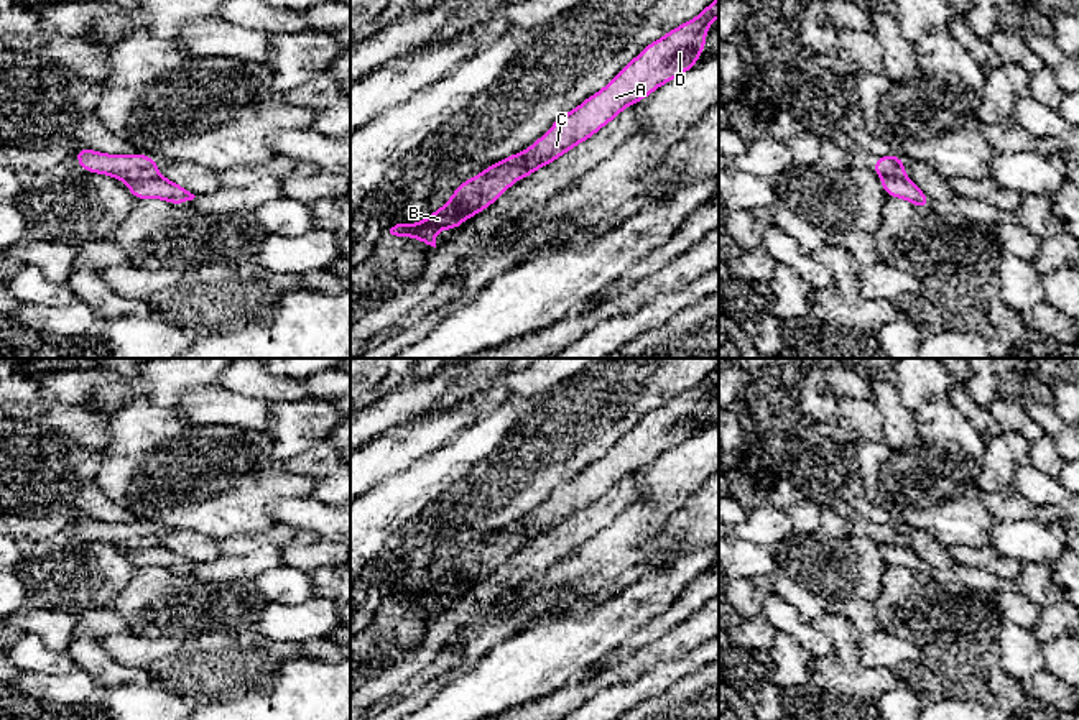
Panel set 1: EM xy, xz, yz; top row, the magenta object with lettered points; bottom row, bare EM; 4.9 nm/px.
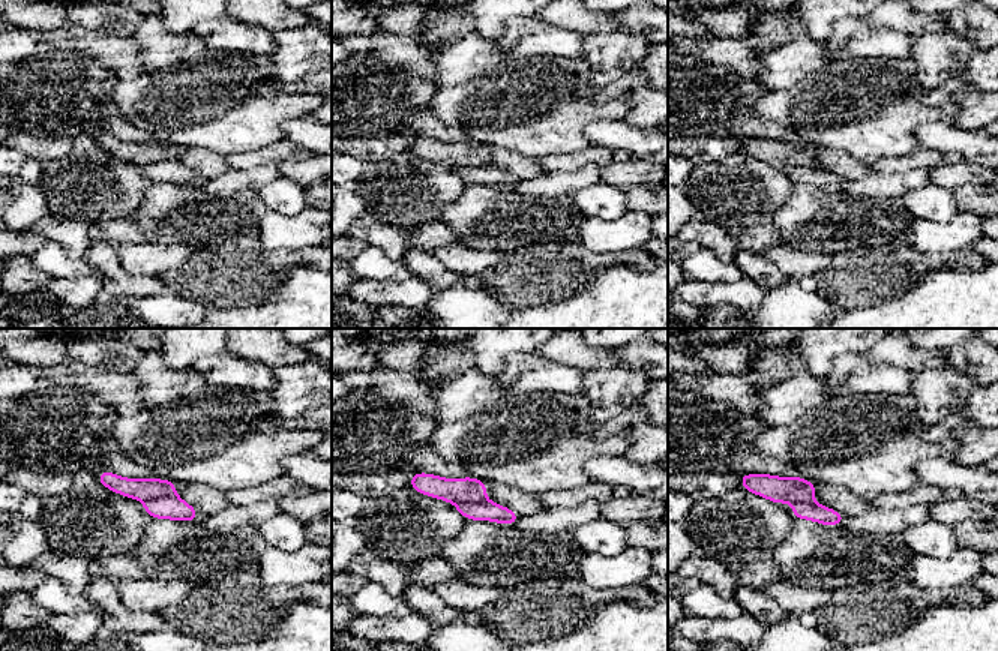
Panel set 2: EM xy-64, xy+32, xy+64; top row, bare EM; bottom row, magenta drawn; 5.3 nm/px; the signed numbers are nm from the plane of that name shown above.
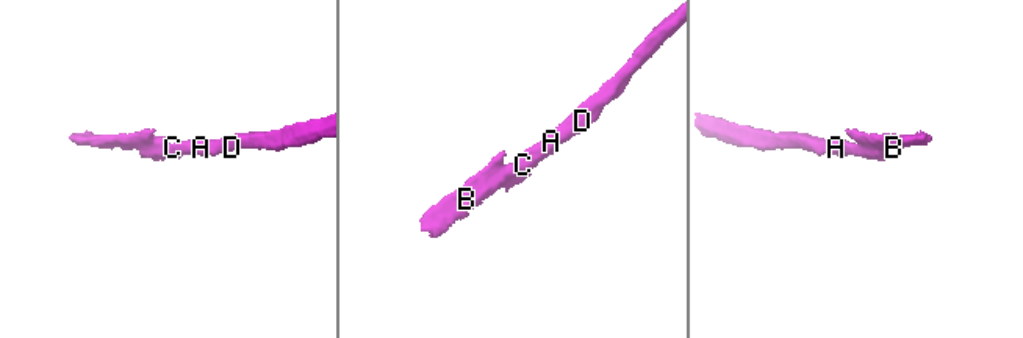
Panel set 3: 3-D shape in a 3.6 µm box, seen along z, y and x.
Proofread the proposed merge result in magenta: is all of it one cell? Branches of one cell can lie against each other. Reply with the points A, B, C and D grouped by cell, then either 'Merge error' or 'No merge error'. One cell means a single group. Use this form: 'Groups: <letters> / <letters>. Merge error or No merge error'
Groups: A C D / B. Merge error

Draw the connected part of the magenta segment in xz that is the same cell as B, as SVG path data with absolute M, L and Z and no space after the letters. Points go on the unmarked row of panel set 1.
M525 519L508 524L459 552L446 574L434 579L423 590L396 592L390 597L390 602L418 607L436 616L438 598L461 597L464 585L467 588L472 587L503 564L508 554L518 549L523 521Z

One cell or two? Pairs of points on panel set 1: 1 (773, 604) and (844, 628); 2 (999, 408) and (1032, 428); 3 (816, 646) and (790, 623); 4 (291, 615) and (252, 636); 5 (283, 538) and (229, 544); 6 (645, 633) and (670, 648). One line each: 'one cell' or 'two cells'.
1: two cells
2: one cell
3: one cell
4: two cells
5: one cell
6: two cells

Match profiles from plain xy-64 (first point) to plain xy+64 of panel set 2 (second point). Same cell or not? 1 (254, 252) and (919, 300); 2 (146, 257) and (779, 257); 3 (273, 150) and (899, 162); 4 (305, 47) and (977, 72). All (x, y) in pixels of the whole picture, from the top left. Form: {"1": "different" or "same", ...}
{"1": "different", "2": "same", "3": "same", "4": "different"}

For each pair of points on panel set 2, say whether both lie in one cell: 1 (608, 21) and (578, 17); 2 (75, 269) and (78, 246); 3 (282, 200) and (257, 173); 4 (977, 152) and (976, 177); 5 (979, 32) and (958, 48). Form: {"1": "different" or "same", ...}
{"1": "same", "2": "different", "3": "different", "4": "different", "5": "different"}

